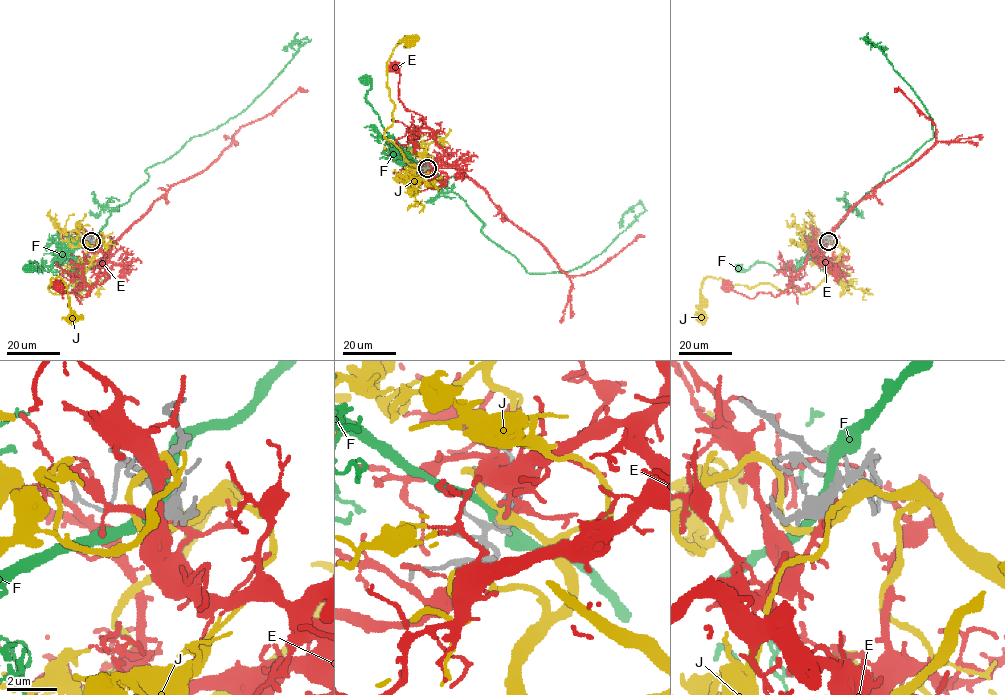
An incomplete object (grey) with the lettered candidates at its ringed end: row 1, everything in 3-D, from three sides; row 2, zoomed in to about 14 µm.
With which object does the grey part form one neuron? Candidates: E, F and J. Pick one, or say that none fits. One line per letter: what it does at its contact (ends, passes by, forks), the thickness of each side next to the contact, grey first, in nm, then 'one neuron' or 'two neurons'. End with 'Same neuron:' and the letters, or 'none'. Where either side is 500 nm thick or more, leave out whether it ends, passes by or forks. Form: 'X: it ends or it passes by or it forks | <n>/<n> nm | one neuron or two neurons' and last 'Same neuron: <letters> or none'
E: it ends | 460/240 nm | two neurons
F: it passes by | 440/400 nm | two neurons
J: it passes by | 440/360 nm | two neurons
Same neuron: none

